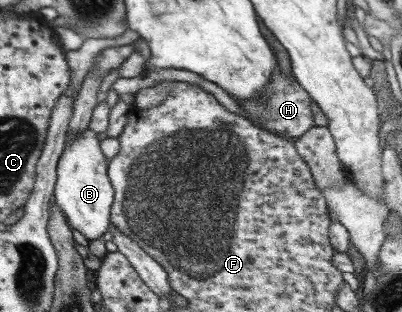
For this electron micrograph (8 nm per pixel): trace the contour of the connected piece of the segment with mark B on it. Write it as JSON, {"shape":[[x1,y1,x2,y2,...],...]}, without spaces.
{"shape":[[87,128,72,137,64,147,60,159,59,181,55,199,73,229,80,231,88,241,99,239,109,229,109,213,112,213,115,188,107,177,107,159,99,147,101,137]]}

